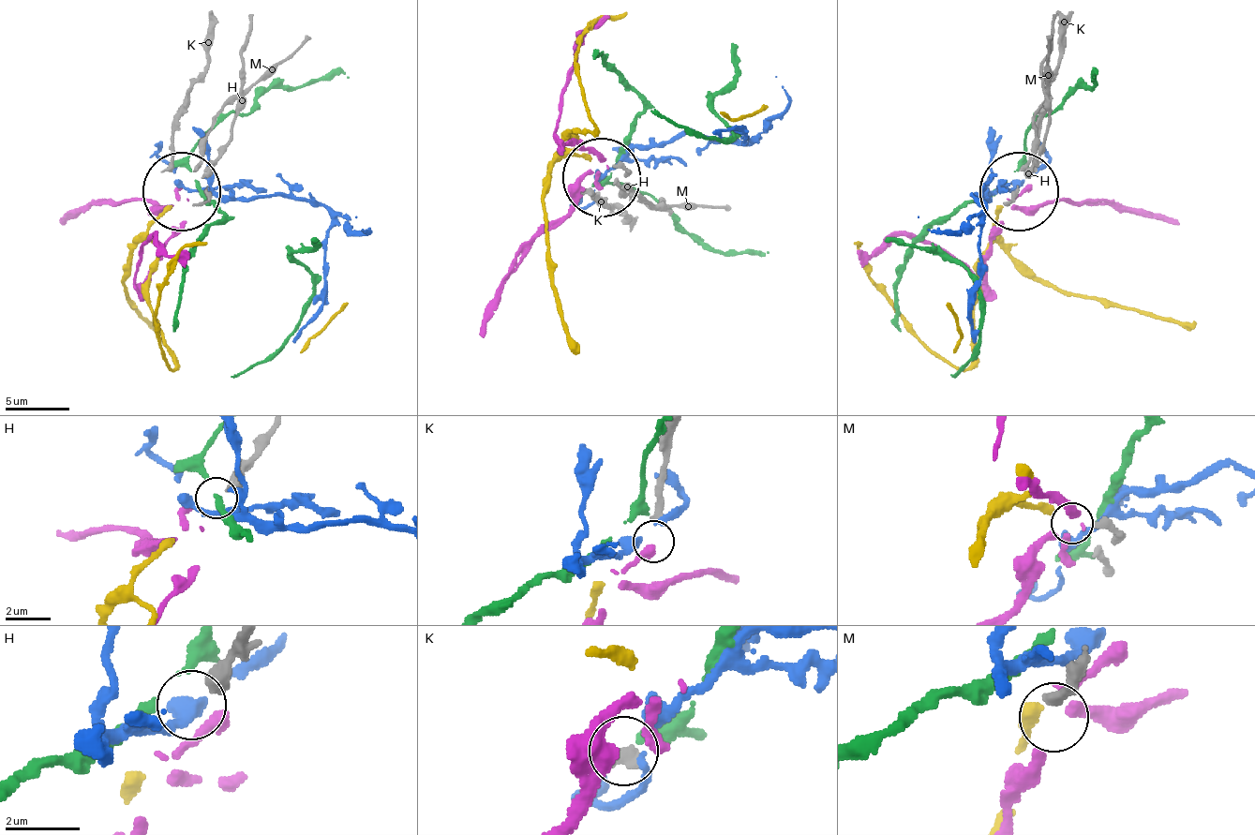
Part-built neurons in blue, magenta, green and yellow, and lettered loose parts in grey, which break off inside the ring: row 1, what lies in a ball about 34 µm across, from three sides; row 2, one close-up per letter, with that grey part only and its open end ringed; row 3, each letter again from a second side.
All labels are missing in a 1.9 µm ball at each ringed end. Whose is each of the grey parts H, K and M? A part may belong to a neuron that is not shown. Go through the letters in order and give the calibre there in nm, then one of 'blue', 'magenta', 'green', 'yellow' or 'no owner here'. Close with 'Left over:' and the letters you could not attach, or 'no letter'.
H: 440 nm thick; no owner here
K: 380 nm thick; magenta
M: 280 nm thick; yellow
Left over: H

